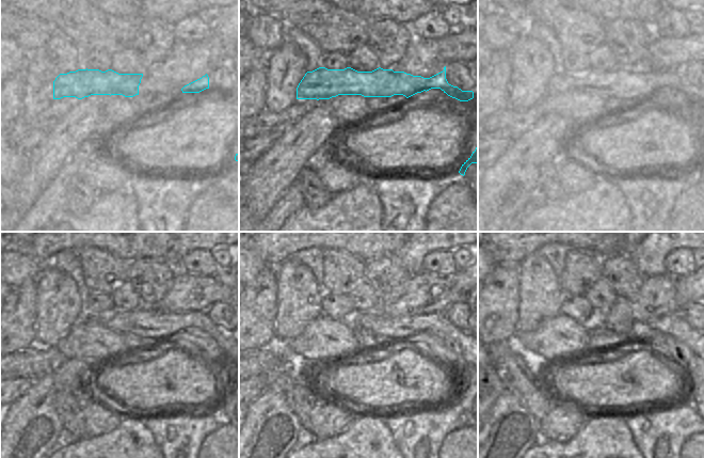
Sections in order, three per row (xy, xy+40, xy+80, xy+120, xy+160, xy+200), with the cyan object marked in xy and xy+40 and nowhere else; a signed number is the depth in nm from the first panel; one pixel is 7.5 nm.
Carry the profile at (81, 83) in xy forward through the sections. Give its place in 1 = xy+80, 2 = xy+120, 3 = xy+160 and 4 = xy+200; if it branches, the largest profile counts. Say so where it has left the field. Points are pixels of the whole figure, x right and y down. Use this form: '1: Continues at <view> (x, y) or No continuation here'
1: Continues at xy+80 (621, 82)
2: Continues at xy+120 (156, 324)
3: Continues at xy+160 (397, 328)
4: Continues at xy+200 (674, 325)

